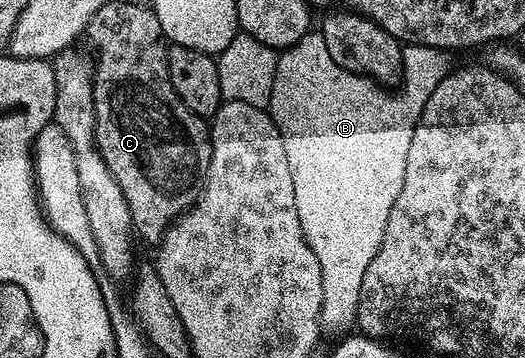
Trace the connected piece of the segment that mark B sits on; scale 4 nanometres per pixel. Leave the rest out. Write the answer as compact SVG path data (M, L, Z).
M309 32L278 55L269 113L285 144L285 160L289 160L289 176L293 176L293 196L301 220L301 232L309 248L313 248L317 264L321 264L319 324L326 333L328 330L331 334L343 336L350 331L347 330L350 326L356 325L361 284L365 281L369 264L373 264L373 256L377 256L381 248L385 224L389 224L389 208L393 208L397 192L401 192L409 143L421 120L425 100L433 96L433 88L437 88L453 69L451 58L452 55L445 50L404 45L399 90L391 91L374 78L341 68L341 64L329 56L329 47L319 32Z

